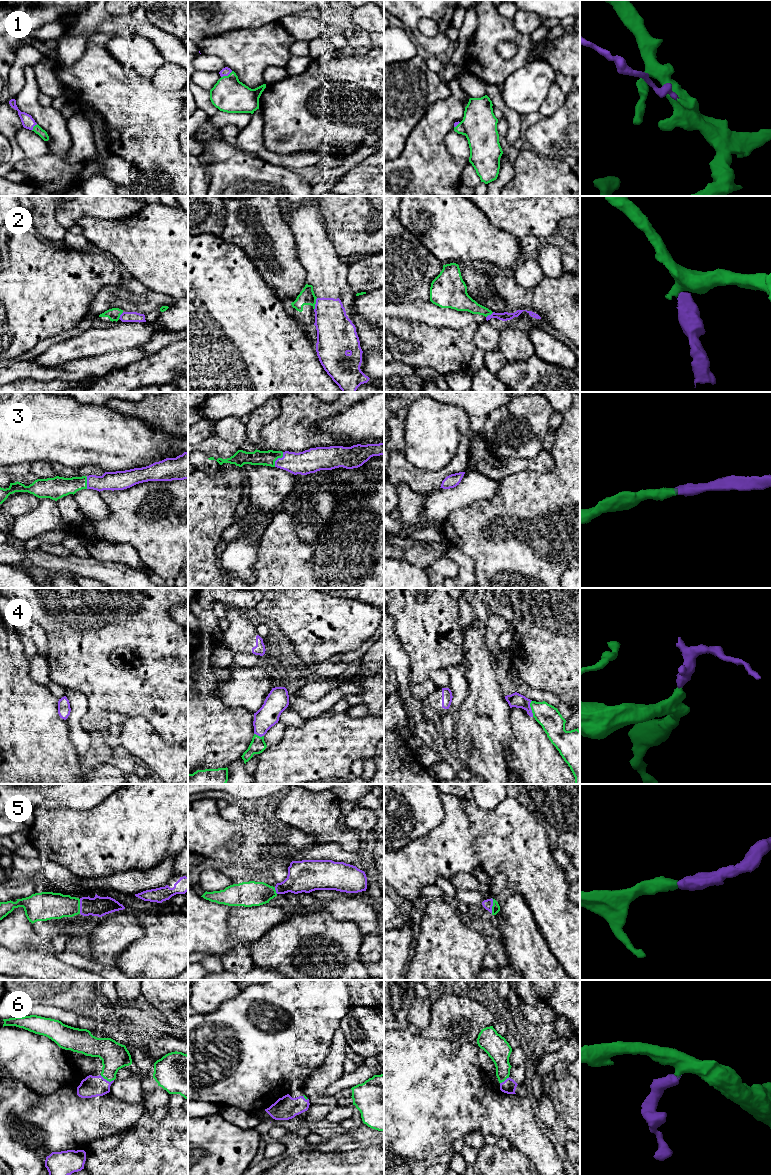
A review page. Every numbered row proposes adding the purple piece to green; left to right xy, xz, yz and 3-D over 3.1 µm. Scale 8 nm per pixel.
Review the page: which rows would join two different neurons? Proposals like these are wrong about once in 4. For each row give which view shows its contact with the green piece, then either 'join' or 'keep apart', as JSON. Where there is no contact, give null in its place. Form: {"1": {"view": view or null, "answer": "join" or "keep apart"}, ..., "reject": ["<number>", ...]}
{"1": {"view": "xz", "answer": "join"}, "2": {"view": "xz", "answer": "keep apart"}, "3": {"view": "xz", "answer": "join"}, "4": {"view": "yz", "answer": "join"}, "5": {"view": "yz", "answer": "join"}, "6": {"view": "xy", "answer": "join"}, "reject": ["2"]}

